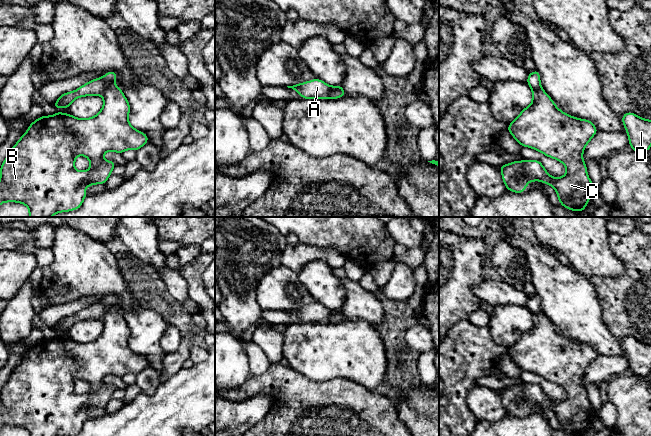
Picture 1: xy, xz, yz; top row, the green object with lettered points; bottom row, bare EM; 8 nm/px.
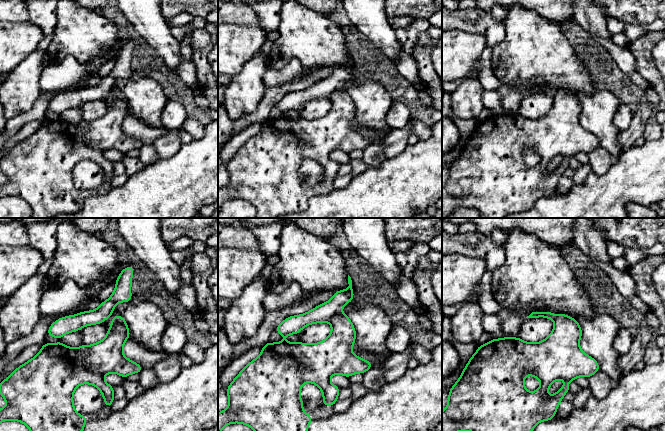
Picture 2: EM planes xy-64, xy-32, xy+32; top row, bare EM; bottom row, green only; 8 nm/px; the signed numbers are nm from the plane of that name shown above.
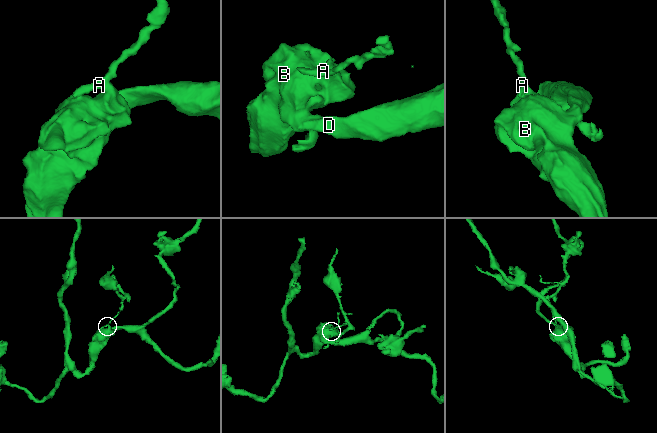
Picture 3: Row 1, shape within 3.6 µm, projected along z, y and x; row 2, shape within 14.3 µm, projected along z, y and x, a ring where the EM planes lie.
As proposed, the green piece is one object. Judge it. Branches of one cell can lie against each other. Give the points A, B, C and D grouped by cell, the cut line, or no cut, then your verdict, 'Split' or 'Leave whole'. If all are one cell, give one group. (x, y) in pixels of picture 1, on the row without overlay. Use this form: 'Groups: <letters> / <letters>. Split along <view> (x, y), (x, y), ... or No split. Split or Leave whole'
Groups: A / B C D. Split along xy (112, 308), (101, 319). Split

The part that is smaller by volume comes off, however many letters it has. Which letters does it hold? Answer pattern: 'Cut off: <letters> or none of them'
Cut off: A

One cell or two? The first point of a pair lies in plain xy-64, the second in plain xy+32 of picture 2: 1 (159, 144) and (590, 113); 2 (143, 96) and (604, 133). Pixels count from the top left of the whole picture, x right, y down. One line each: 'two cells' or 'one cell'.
1: two cells
2: one cell

